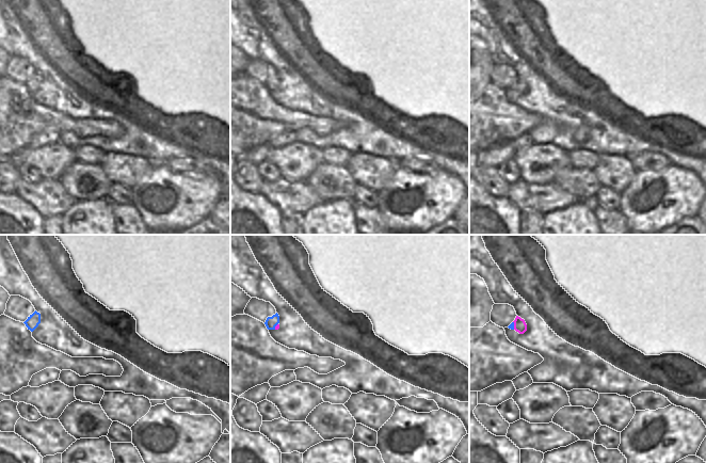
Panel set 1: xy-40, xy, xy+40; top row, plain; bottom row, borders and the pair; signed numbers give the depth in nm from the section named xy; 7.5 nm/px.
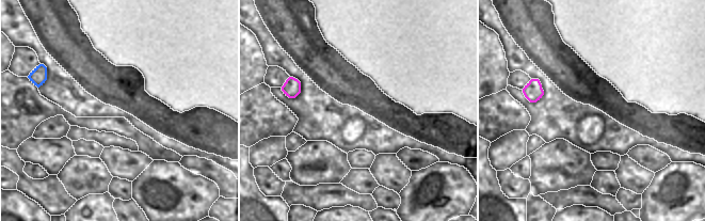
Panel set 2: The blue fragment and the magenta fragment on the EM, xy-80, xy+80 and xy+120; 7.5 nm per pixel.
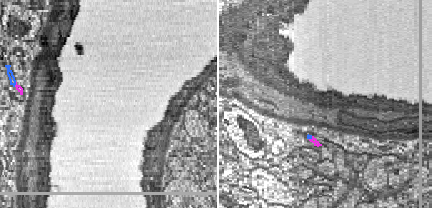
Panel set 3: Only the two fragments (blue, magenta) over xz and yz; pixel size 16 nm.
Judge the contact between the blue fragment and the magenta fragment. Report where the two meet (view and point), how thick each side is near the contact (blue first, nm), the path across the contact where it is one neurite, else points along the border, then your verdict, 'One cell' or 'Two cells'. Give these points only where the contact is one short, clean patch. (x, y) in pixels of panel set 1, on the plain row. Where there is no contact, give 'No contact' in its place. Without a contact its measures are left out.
Touches blue at xy+40 (513, 86). Thickness 40 nm (blue) against 100 nm. Path across: xy+40 (511, 86), (513, 86), (519, 86). One cell.

